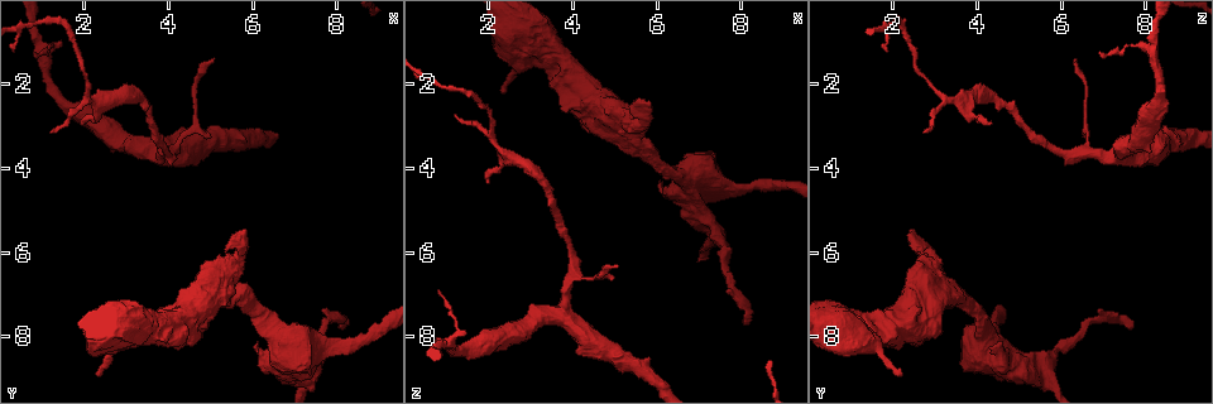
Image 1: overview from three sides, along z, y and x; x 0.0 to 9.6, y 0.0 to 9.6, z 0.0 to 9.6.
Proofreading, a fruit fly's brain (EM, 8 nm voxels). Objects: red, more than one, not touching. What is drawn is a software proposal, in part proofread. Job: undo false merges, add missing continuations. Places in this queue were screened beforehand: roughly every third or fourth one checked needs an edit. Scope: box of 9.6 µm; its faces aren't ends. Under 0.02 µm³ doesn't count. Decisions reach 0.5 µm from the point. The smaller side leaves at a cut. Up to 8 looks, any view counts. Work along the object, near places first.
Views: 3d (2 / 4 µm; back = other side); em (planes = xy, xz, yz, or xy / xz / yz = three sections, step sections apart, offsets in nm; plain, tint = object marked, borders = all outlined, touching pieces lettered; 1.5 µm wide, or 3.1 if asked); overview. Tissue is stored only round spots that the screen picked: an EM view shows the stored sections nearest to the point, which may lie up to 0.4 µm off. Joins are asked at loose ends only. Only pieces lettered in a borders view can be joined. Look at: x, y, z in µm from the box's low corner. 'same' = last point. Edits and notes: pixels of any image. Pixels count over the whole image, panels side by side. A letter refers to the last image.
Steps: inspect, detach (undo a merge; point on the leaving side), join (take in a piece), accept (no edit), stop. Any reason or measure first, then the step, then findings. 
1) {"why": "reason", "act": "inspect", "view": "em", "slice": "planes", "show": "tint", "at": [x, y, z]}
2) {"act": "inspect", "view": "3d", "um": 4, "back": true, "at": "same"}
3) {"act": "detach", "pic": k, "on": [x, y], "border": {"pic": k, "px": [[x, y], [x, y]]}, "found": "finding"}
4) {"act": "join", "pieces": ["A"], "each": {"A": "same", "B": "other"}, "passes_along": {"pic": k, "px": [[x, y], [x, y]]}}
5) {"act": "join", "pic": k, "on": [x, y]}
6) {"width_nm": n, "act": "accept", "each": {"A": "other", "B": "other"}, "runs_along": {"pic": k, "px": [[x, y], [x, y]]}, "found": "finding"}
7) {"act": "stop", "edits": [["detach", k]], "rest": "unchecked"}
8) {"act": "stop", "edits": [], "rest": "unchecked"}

{"why": "branch stops here", "act": "inspect", "view": "3d", "um": 4, "at": [0.75, 1.25, 6.95]}

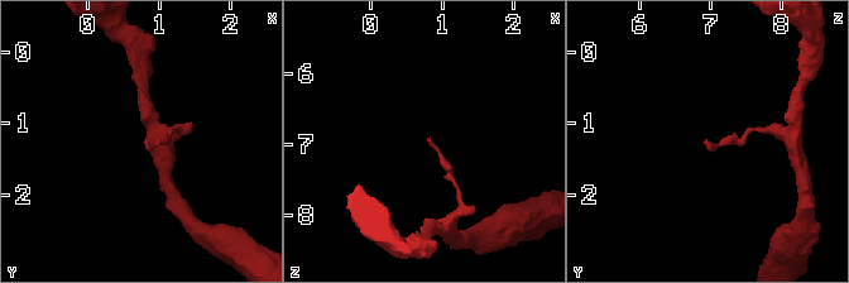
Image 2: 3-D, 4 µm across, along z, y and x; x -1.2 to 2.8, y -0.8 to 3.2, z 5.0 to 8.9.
{"act": "inspect", "view": "em", "slice": "xy", "step": 8, "show": "borders", "at": [0.80, 1.25, 6.95]}

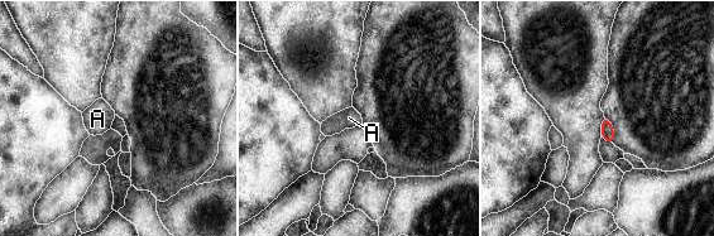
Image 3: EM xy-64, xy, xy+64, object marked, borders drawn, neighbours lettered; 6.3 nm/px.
{"why": "another direction", "act": "inspect", "view": "em", "slice": "planes", "show": "borders", "at": "same"}

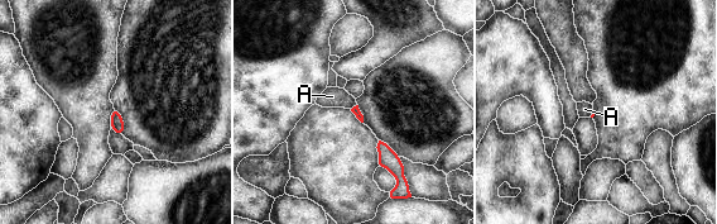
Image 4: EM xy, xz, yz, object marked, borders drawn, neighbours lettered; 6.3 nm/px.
{"longest_contact_nm": ["A", 50], "act": "join", "pieces": ["A"], "each": {"A": "same"}, "passes_along": {"pic": 4, "px": [[355, 109], [354, 106], [332, 96]]}, "found": "the cell continues"}

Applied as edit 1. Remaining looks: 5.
{"why": "see it whole again", "act": "inspect", "view": "overview"}

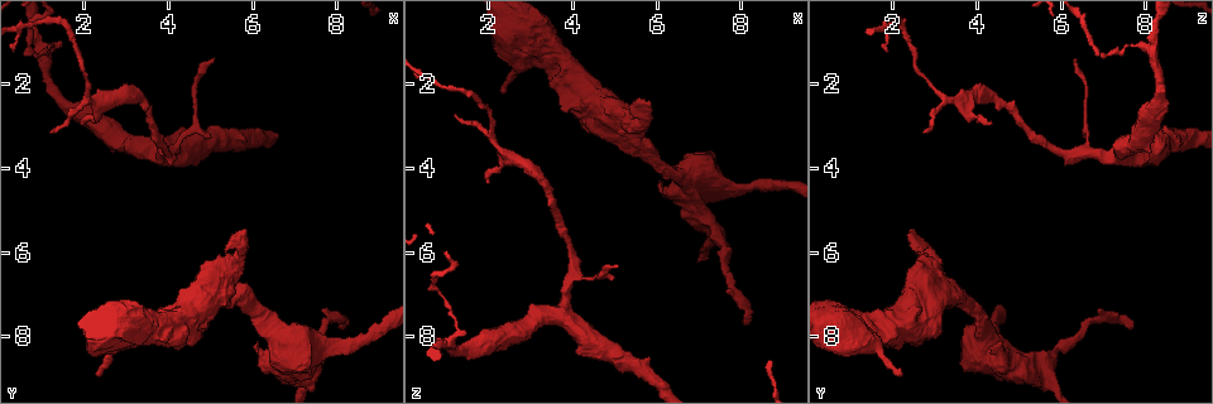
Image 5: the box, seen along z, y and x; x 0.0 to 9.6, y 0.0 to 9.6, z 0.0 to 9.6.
{"why": "thin end", "act": "inspect", "view": "3d", "um": 4, "at": [5.05, 1.40, 6.30]}

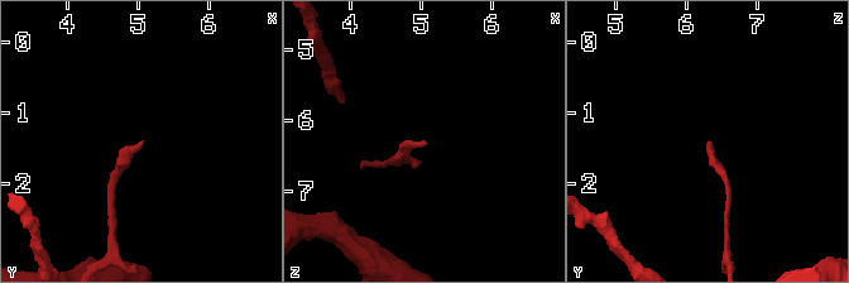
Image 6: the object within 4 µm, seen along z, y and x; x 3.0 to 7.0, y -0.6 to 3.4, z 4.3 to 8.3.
{"act": "inspect", "view": "em", "slice": "planes", "show": "borders", "at": [5.05, 1.45, 6.35]}

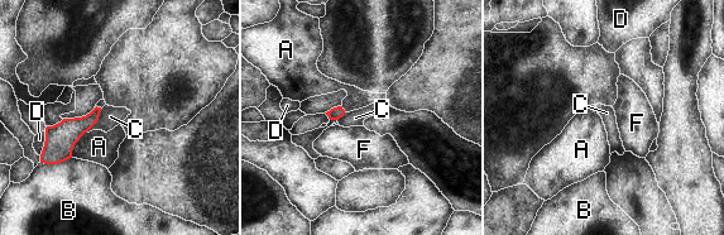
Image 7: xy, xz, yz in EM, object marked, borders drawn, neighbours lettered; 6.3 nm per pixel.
{"width_nm": 80, "act": "accept", "each": {"A": "other", "B": "other", "C": "other", "D": "other", "F": "other"}, "border": {"pic": 7, "px": [[101, 109], [97, 120], [86, 132]]}, "found": "no lettered piece goes on from it"}

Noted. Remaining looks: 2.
{"why": "calibre changes", "act": "inspect", "view": "3d", "um": 4, "at": [7.65, 8.25, 6.20]}

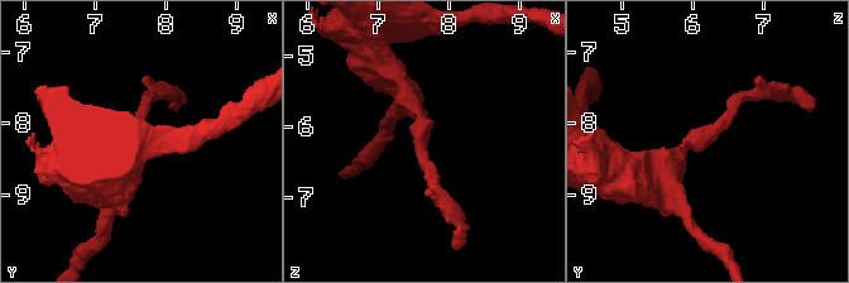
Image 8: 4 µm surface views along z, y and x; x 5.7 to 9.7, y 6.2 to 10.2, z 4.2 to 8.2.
{"arm_widths_nm": [170, 360], "act": "inspect", "view": "em", "slice": "planes", "show": "borders", "at": [7.65, 8.20, 6.20]}

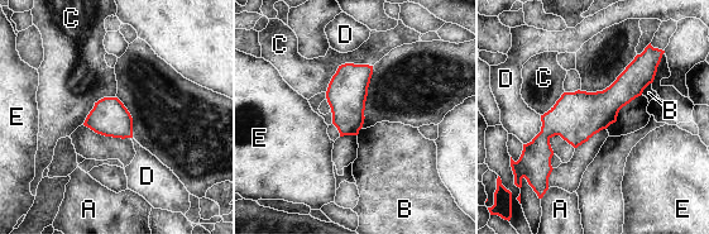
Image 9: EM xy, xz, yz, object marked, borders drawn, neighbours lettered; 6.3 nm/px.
{"width_nm": 260, "act": "accept", "each": {"A": "other", "B": "other", "C": "other", "D": "other", "E": "other"}, "found": "all the same cell"}

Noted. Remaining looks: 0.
{"act": "stop", "edits": [["join", 4]], "rest": "unchecked"}

